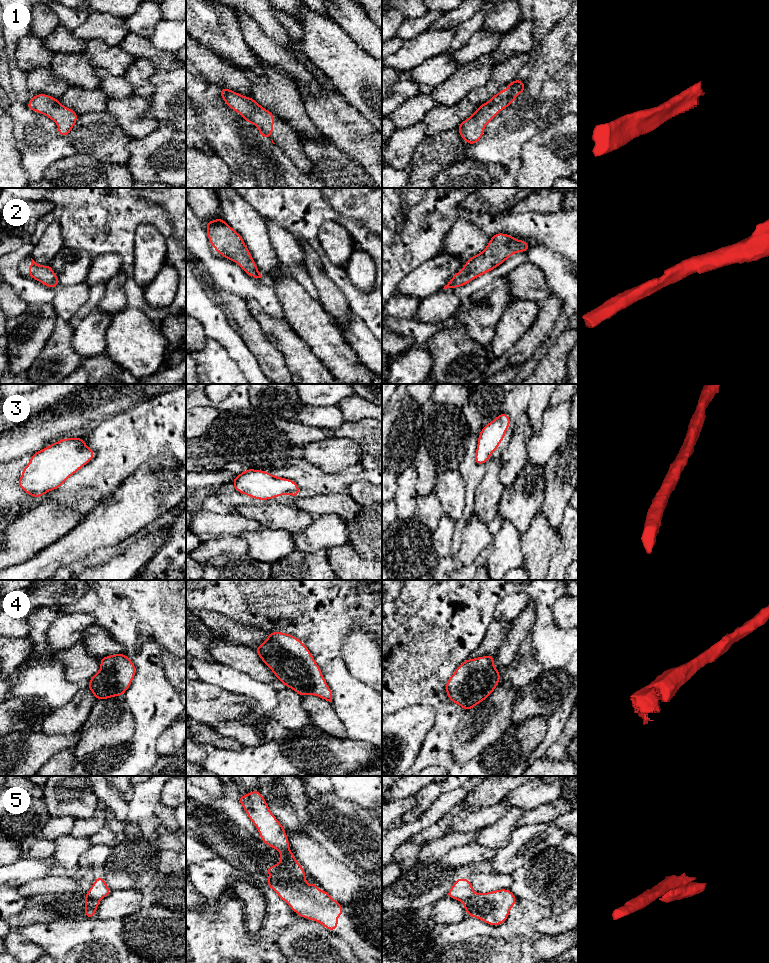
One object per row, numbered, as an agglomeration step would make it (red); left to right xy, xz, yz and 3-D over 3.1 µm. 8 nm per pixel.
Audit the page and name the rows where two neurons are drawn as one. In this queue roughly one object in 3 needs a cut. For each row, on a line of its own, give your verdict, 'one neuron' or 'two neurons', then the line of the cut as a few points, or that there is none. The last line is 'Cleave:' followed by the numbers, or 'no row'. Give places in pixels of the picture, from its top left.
1: one neuron; no cut
2: one neuron; no cut
3: one neuron; no cut
4: one neuron; no cut
5: two neurons; cut in xy along (85, 896), (99, 901)
Cleave: 5

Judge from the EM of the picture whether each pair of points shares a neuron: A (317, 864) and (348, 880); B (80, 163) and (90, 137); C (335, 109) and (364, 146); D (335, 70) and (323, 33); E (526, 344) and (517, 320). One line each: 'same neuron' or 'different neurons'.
A: same neuron
B: different neurons
C: same neuron
D: same neuron
E: different neurons

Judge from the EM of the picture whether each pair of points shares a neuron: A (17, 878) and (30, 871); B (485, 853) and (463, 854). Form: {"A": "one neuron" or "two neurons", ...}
{"A": "one neuron", "B": "one neuron"}

